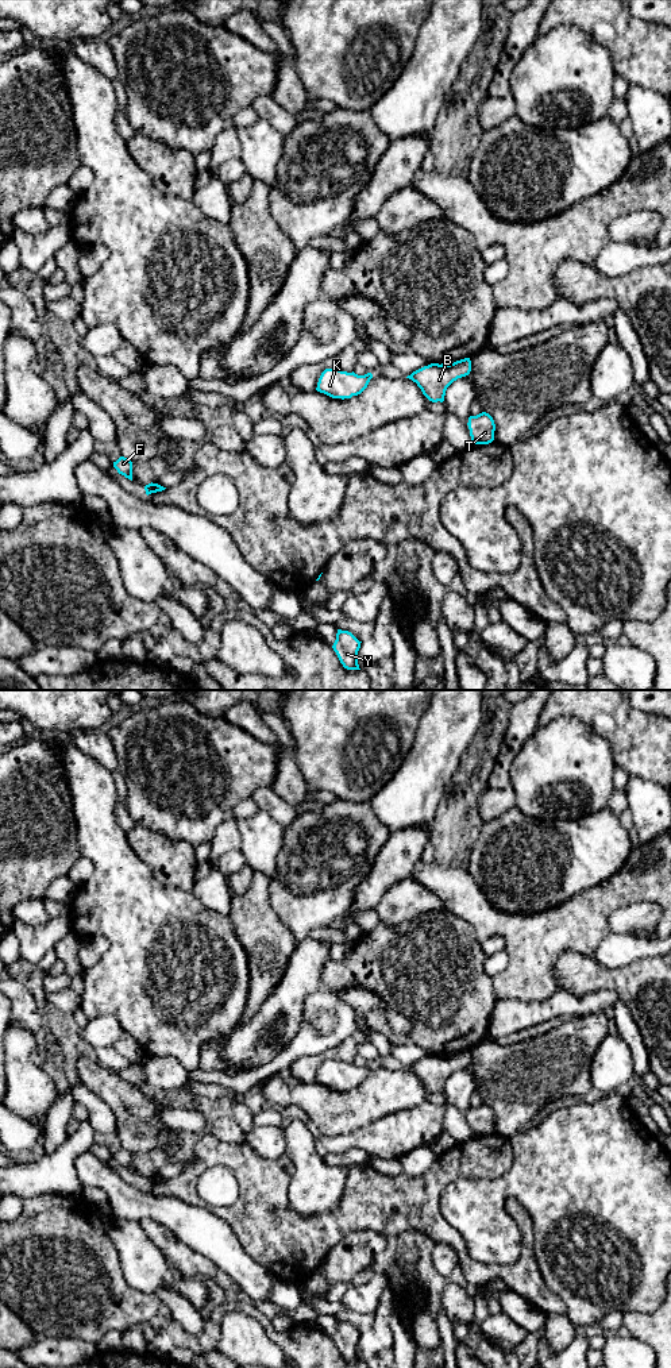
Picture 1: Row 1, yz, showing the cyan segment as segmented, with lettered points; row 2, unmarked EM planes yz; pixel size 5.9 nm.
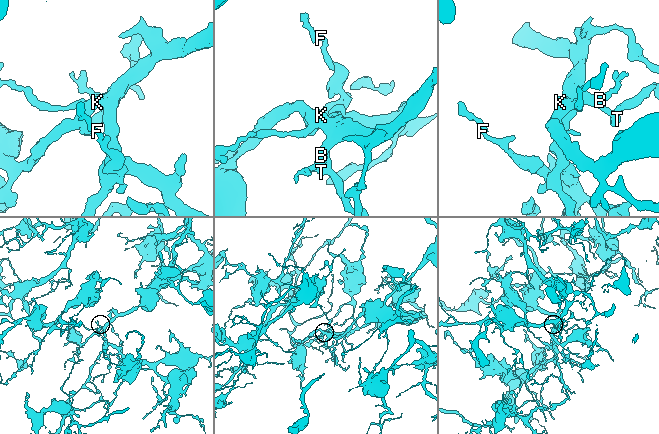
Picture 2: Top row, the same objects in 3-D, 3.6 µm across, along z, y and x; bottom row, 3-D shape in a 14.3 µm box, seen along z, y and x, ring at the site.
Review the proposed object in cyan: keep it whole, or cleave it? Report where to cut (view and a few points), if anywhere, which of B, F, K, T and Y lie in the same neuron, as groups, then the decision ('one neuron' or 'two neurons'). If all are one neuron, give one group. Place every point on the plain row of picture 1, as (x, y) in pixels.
no cut | B F K T Y | one neuron

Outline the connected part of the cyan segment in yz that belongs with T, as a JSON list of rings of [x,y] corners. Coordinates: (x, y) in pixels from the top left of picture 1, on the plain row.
[[[489,1105],[470,1107],[467,1117],[473,1136],[489,1136],[494,1132],[495,1115]]]

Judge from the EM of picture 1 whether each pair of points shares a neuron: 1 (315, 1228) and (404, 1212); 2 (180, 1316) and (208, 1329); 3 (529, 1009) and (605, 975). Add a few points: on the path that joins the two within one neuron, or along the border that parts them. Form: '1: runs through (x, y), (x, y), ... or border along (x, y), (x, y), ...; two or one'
1: runs through (336, 1224), (354, 1213), (382, 1213); one
2: border along (174, 1320), (192, 1334), (199, 1334), (203, 1330); two
3: border along (562, 989), (578, 995), (601, 990); two

